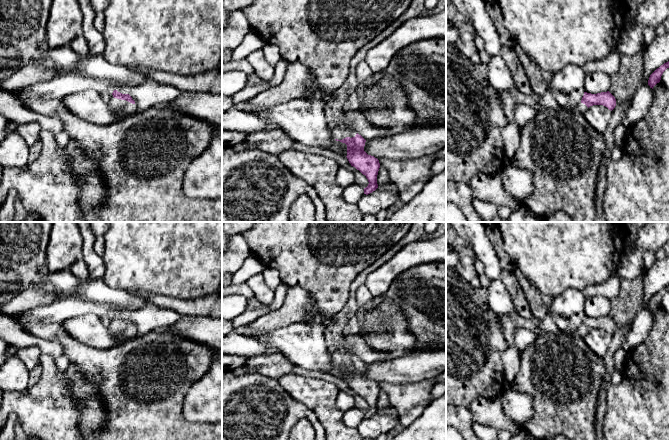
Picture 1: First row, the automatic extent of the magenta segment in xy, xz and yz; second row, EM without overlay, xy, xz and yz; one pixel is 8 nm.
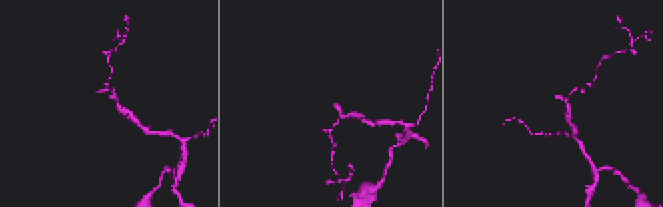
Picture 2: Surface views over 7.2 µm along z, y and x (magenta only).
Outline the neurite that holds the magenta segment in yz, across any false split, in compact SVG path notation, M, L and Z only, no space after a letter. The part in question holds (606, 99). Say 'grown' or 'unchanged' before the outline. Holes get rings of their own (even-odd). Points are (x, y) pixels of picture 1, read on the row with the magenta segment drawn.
grown; M609 91L597 94L584 92L581 102L576 107L566 109L569 111L584 113L593 105L603 105L612 111L616 106L616 99Z

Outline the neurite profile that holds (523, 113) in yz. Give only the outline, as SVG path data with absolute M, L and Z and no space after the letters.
M517 104L514 109L515 122L518 126L524 127L528 124L536 114L536 110L526 104Z

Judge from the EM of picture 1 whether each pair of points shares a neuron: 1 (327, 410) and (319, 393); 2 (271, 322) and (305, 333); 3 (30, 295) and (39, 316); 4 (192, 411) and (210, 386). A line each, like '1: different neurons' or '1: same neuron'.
1: same neuron
2: different neurons
3: different neurons
4: same neuron

